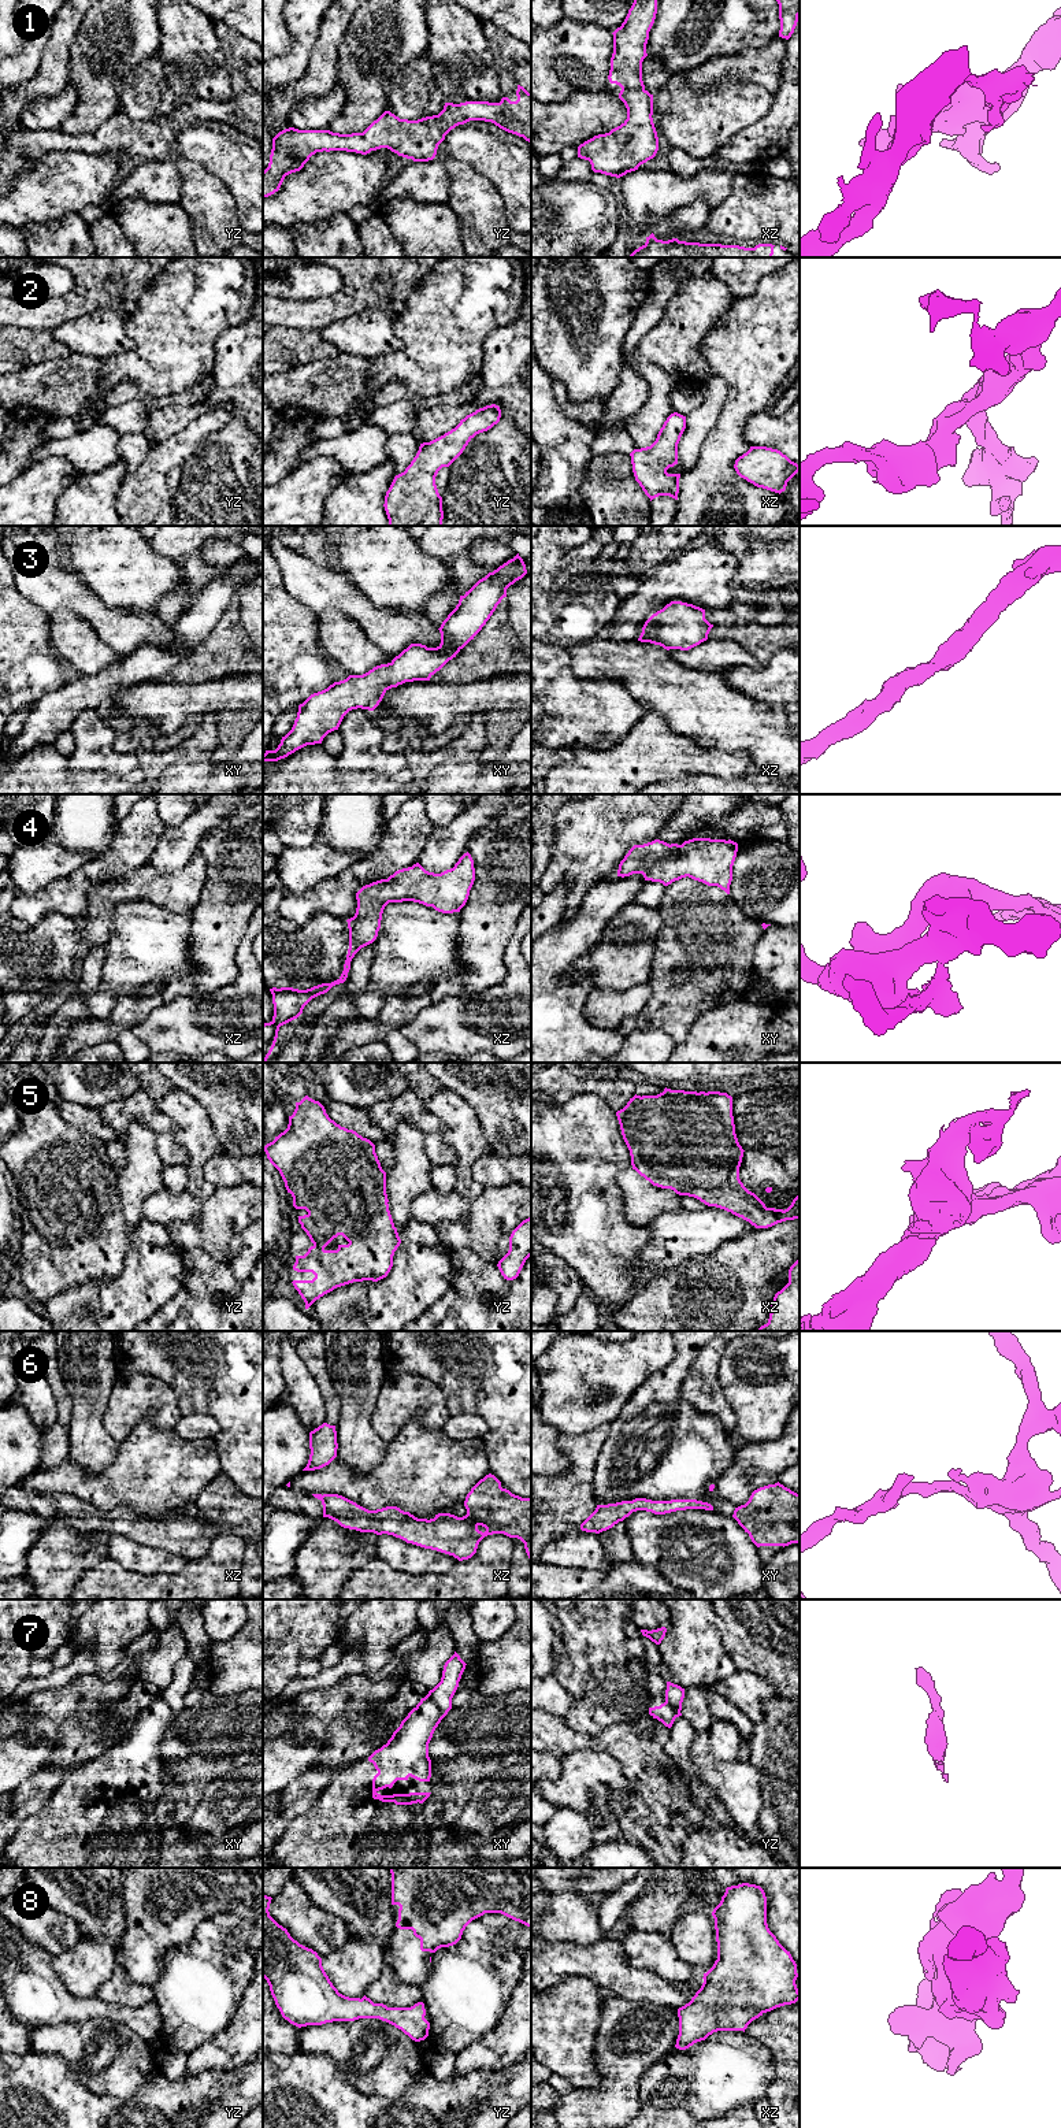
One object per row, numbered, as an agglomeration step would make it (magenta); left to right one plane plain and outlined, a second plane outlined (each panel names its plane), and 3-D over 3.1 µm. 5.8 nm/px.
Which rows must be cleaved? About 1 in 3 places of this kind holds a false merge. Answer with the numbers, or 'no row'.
7

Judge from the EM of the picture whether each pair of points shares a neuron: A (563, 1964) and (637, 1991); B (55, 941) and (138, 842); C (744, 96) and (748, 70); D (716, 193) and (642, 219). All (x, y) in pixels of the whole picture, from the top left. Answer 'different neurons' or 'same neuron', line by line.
A: same neuron
B: different neurons
C: different neurons
D: same neuron

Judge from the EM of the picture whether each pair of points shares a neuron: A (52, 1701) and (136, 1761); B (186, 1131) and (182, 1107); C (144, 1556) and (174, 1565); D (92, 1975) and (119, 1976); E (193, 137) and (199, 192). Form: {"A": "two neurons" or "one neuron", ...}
{"A": "two neurons", "B": "one neuron", "C": "one neuron", "D": "two neurons", "E": "two neurons"}

